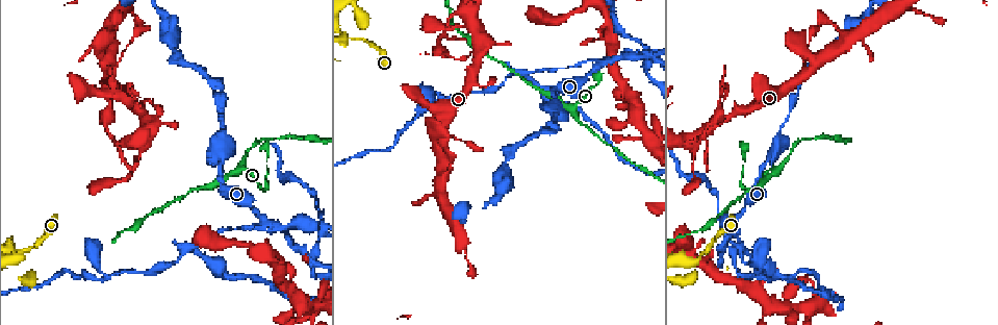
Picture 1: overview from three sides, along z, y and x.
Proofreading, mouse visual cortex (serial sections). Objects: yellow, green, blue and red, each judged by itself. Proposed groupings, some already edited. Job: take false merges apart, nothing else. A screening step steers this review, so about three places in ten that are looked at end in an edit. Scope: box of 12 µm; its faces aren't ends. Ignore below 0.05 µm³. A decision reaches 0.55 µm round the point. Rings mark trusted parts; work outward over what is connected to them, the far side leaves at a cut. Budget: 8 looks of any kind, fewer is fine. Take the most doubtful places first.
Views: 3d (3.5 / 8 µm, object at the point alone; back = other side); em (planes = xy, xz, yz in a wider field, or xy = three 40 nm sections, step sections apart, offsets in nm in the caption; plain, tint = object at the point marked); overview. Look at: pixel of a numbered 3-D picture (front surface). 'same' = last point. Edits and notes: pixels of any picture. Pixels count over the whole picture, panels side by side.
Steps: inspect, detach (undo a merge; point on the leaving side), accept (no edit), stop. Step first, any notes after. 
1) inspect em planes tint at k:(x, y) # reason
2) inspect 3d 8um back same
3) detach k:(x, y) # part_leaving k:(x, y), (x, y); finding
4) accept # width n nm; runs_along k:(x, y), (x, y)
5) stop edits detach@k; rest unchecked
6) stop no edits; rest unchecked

inspect 3d 3.5um at 1:(724, 222) # three arms meet

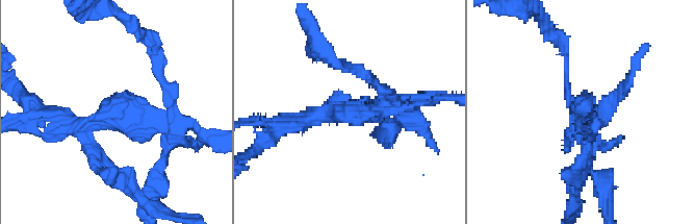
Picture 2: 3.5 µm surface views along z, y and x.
inspect em xy step 1 tint at 2:(585, 112) # need the tissue

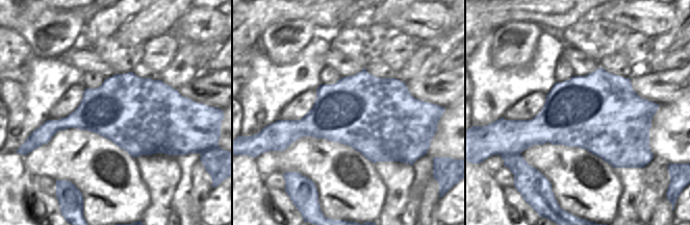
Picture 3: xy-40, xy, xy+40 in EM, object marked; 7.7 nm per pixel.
detach 2:(105, 102) # a second cell is stuck on

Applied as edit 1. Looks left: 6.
inspect em xy step 2 tint at 1:(353, 38) # sharp bend

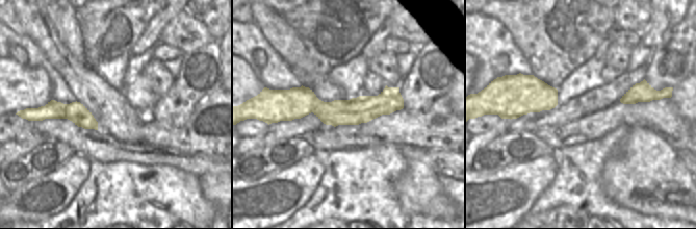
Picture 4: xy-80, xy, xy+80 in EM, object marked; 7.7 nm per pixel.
inspect 3d 3.5um same # wider look

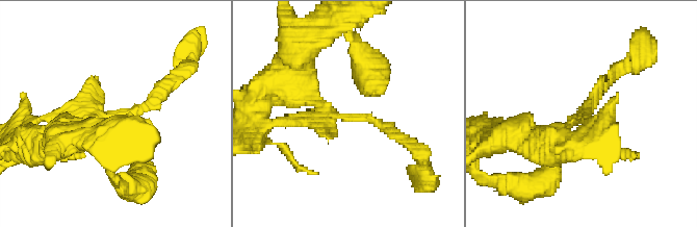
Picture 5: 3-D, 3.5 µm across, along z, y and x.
accept # width 200 nm; runs_along 5:(166, 86), (138, 109), (109, 112), (68, 142); one cell here

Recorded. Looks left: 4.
inspect 3d 3.5um at 1:(577, 120) # sudden change in width

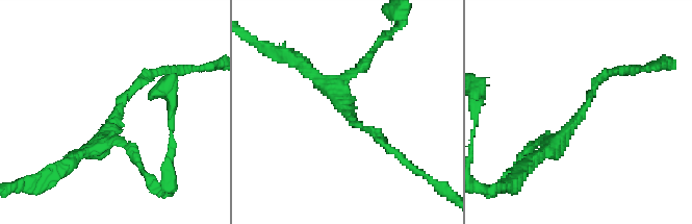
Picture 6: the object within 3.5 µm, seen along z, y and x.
inspect em xy step 1 tint at 6:(114, 112) # arm_widths 150, 150 nm

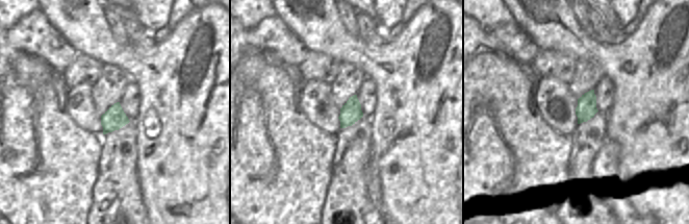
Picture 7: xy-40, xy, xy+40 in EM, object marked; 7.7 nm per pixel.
accept # one cell here

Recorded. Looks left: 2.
inspect 3d 3.5um at 1:(746, 187) # abrupt turn

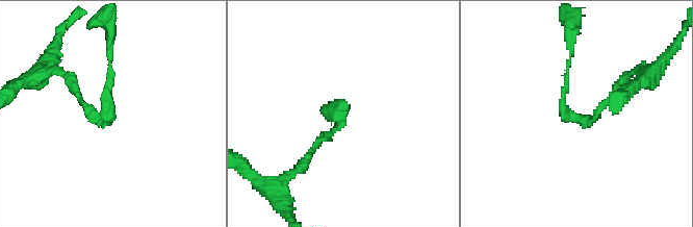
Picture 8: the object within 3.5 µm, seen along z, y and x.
inspect em xy step 3 tint at 8:(571, 120) # need the tissue

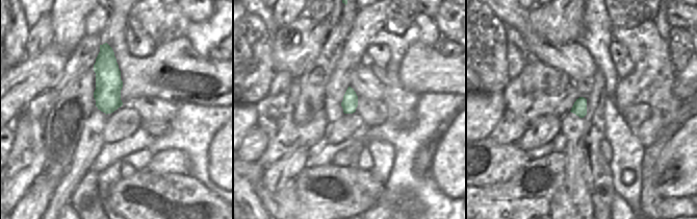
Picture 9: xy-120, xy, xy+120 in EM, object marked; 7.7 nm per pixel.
accept # runs_along 8:(306, 158), (341, 124), (341, 110); one cell here

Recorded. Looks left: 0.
stop edits detach@2; rest unchecked

